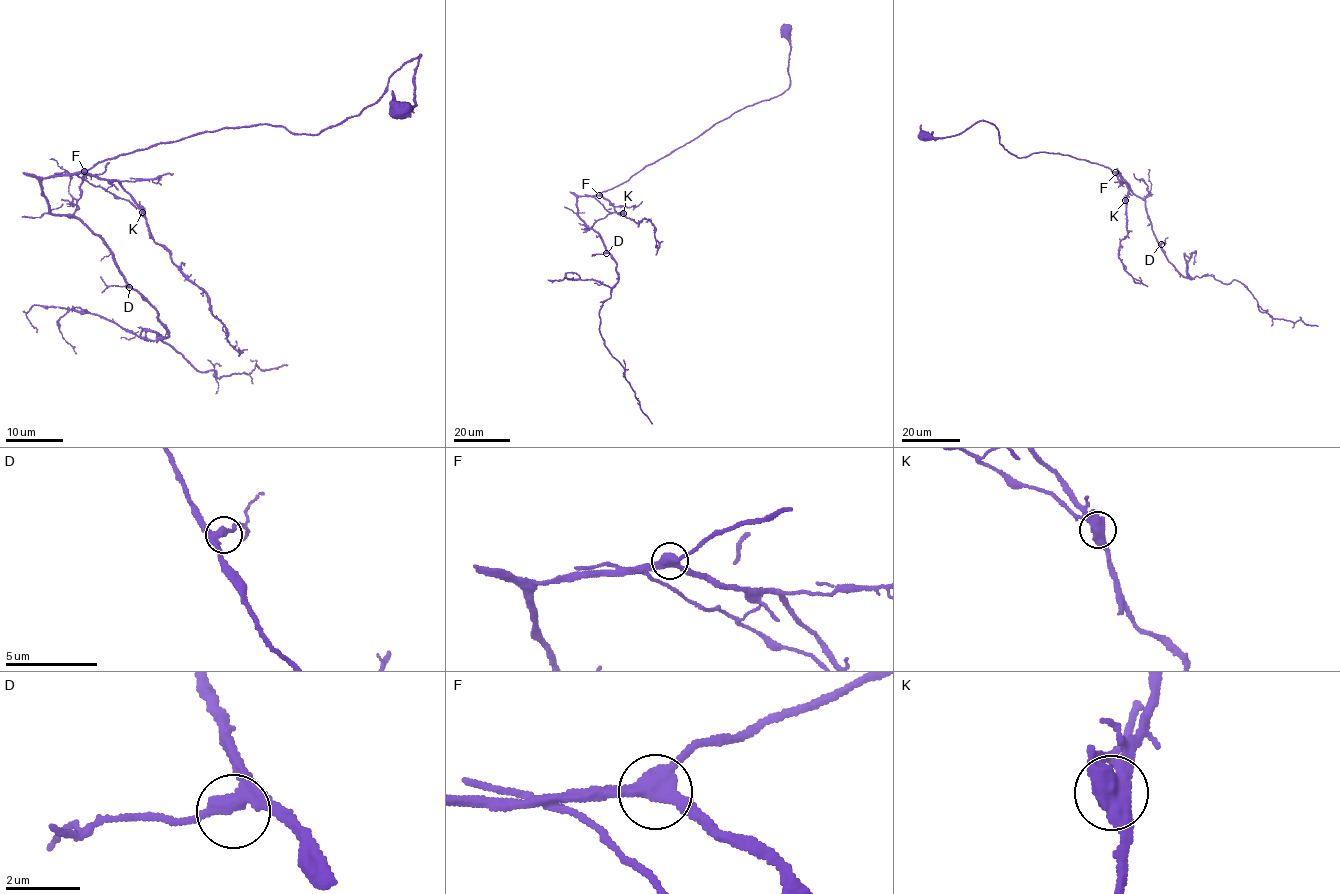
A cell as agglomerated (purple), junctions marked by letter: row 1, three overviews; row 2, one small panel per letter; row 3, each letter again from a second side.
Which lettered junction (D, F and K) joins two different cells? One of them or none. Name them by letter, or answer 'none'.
K

